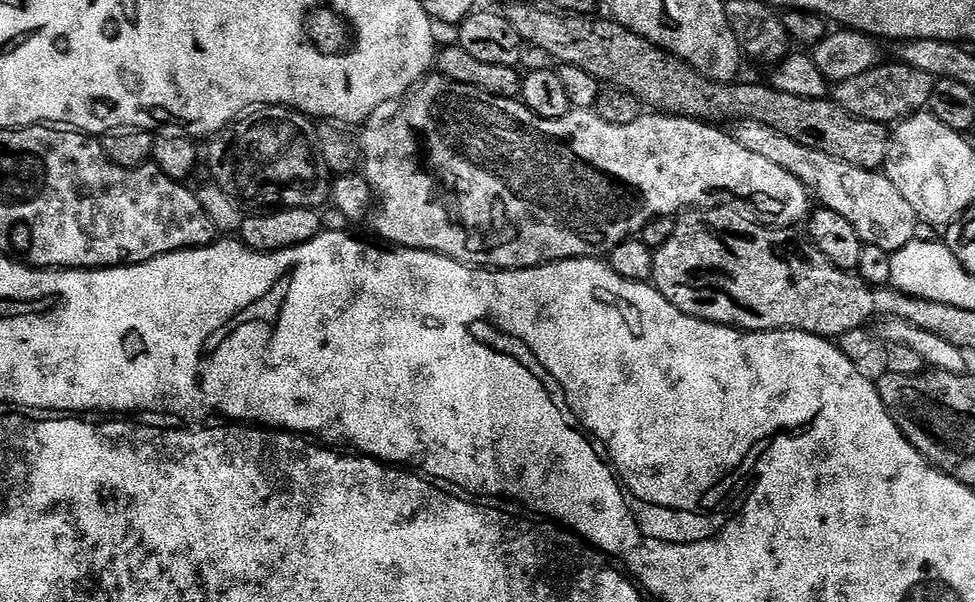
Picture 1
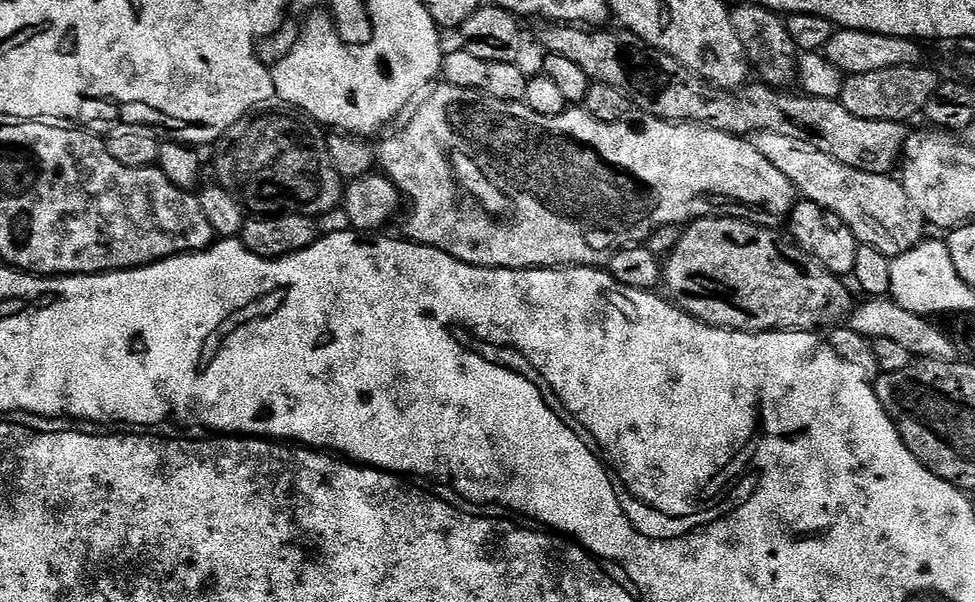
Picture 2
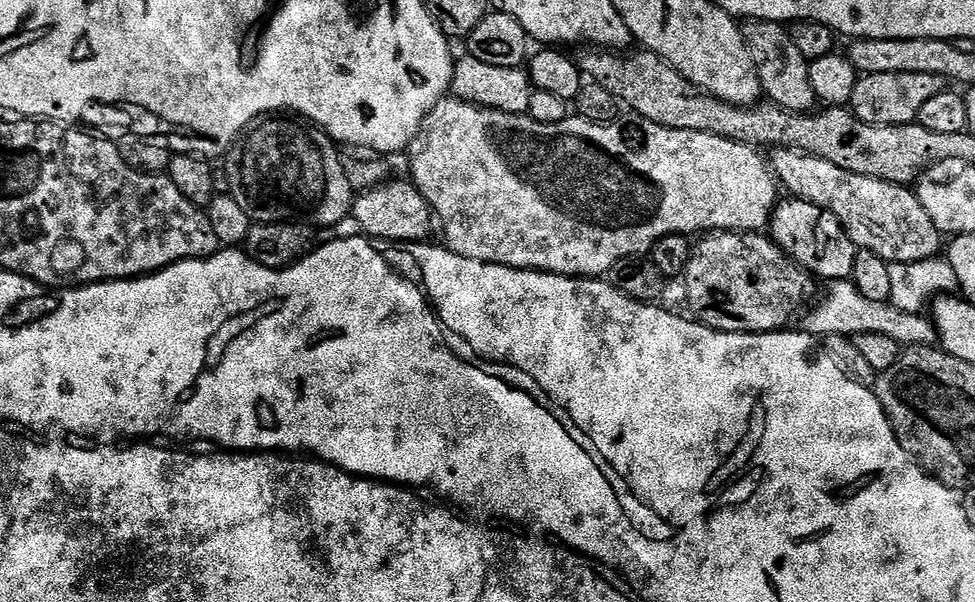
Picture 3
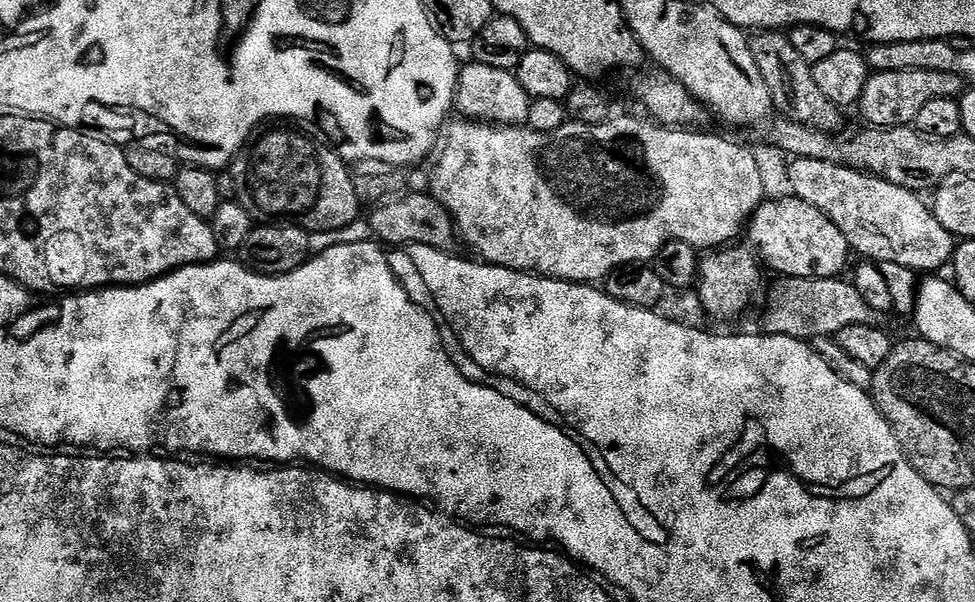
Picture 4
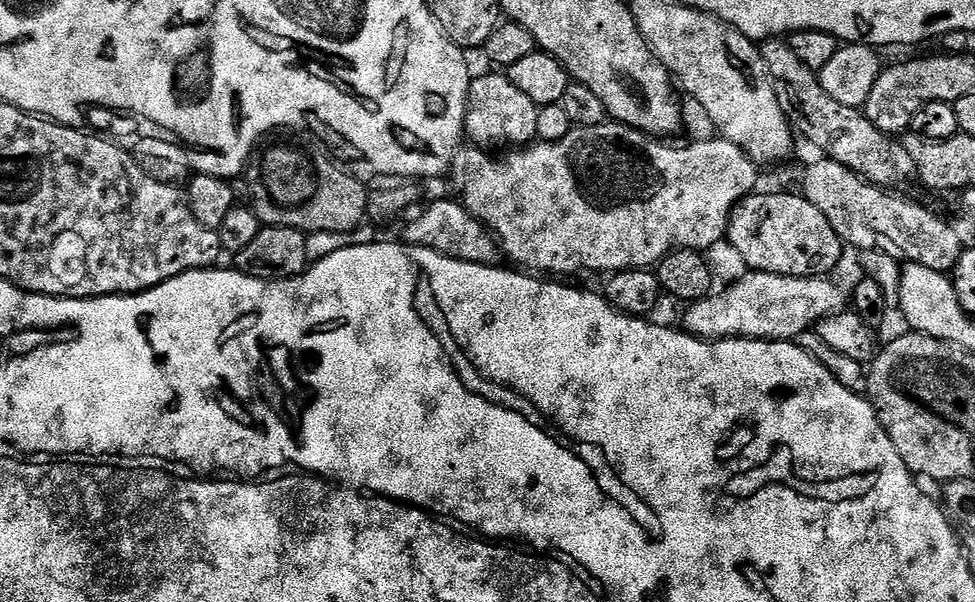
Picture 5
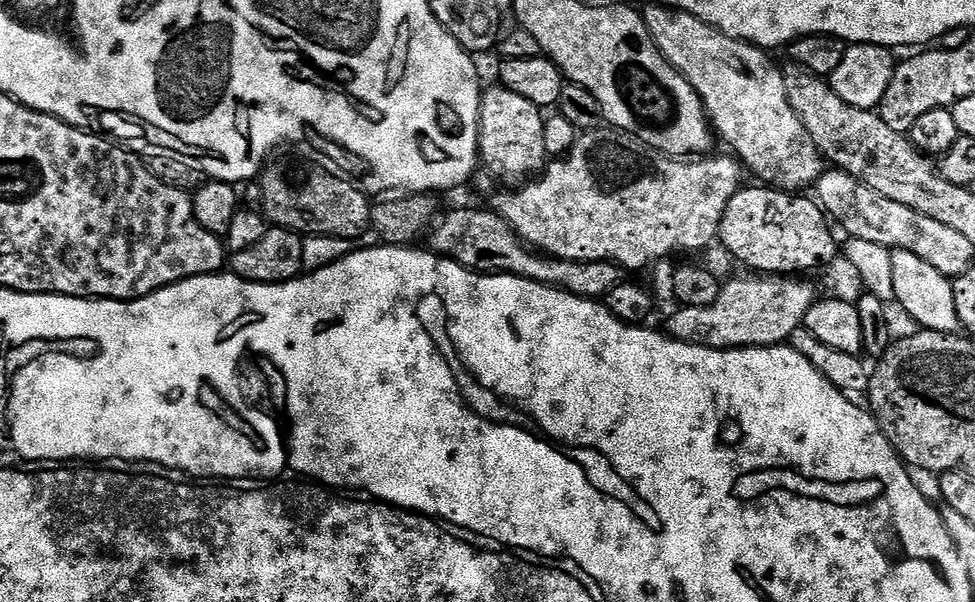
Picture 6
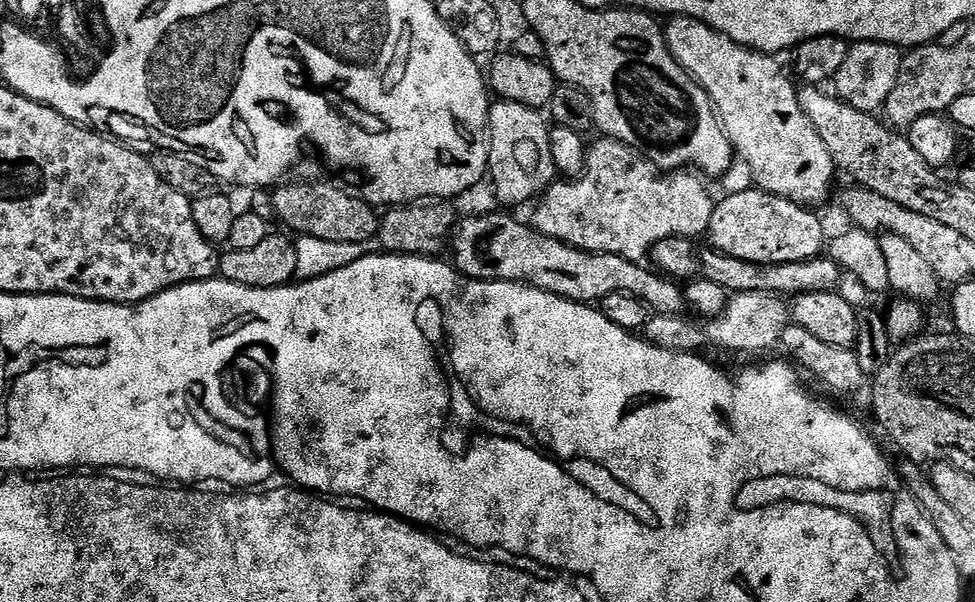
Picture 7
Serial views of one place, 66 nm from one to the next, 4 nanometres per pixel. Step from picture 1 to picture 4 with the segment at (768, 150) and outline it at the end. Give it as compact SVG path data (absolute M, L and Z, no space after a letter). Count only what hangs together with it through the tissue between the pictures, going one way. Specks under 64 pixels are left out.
M799 158L793 159L791 163L788 168L791 195L810 202L810 206L818 206L818 210L822 210L822 214L826 214L830 222L834 222L834 226L842 230L842 234L846 234L848 247L855 255L857 252L860 258L880 264L906 266L917 274L936 274L949 267L958 243L957 237L952 236L950 230L946 230L946 226L938 222L938 218L934 218L931 207L925 201L923 204L913 189L894 186L876 176L869 176L866 172L843 168L840 164Z

